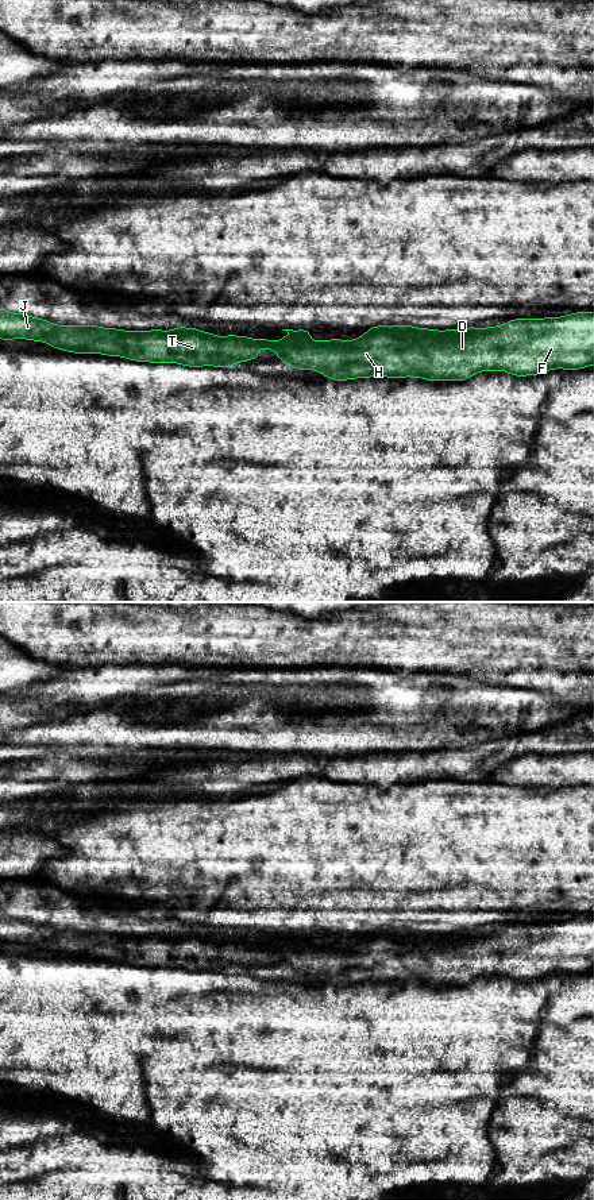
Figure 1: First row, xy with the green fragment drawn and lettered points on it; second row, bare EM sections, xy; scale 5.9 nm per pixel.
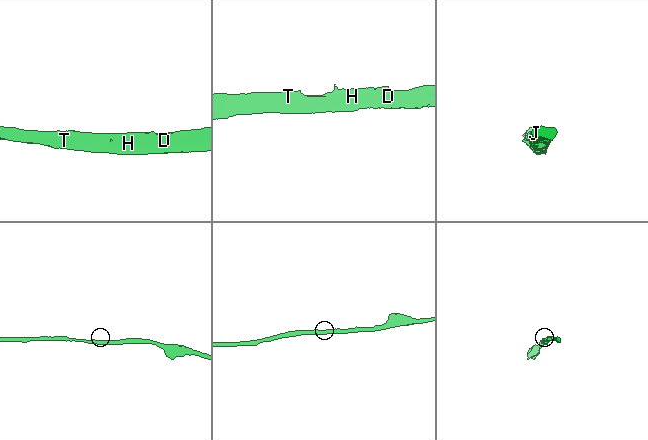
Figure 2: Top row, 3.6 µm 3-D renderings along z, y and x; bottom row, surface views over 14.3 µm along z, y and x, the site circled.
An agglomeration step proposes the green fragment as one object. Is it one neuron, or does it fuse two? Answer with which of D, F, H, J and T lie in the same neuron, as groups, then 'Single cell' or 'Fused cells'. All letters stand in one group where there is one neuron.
Groups: D F H J T. Single cell

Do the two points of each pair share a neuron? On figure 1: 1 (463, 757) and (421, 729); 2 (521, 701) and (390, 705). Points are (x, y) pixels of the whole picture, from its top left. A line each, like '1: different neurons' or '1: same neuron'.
1: different neurons
2: same neuron

